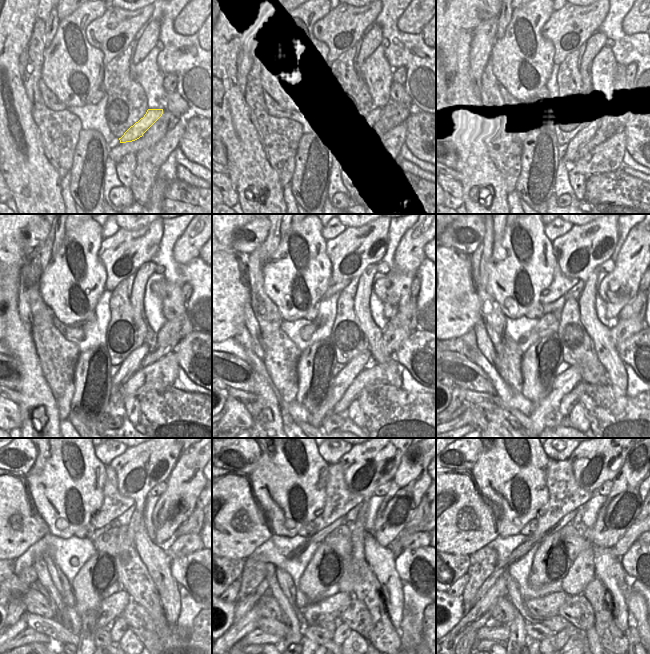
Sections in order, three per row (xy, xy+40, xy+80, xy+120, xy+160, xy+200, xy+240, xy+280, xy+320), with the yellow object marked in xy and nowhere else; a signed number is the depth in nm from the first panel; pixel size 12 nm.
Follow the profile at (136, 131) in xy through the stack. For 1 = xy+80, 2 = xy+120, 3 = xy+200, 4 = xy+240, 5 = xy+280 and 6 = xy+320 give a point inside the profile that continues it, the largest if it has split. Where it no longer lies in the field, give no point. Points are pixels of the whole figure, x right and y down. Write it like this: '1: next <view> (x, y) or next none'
1: next xy+80 (583, 133)
2: next xy+120 (132, 363)
3: next xy+200 (565, 382)
4: next xy+240 (111, 607)
5: next xy+280 (326, 610)
6: next xy+320 (547, 606)

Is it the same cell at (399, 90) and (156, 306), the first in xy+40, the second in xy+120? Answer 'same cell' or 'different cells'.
different cells

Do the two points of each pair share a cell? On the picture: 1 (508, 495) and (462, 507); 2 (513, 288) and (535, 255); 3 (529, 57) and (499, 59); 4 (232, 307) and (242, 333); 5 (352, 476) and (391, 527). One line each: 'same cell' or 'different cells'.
1: different cells
2: same cell
3: same cell
4: different cells
5: different cells

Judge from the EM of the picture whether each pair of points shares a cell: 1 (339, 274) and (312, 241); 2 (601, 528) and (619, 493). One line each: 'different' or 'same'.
1: different
2: same

